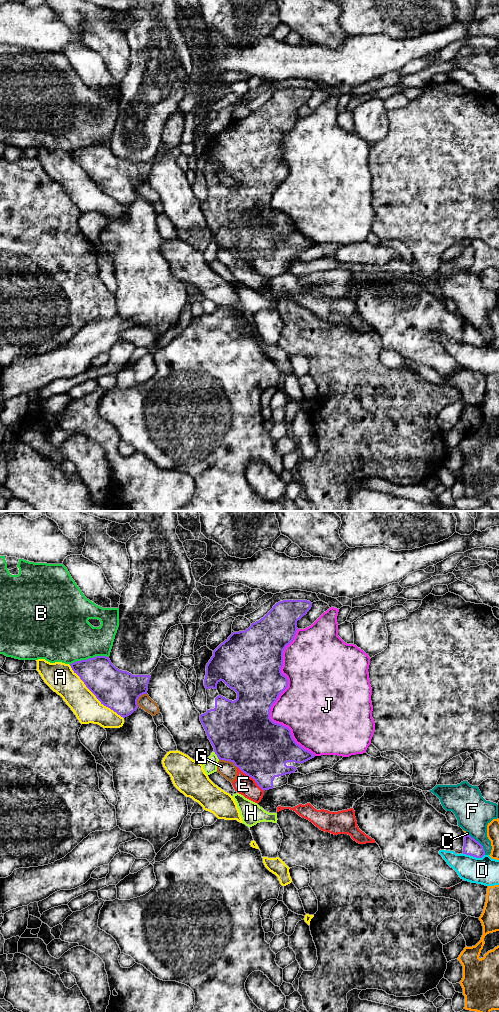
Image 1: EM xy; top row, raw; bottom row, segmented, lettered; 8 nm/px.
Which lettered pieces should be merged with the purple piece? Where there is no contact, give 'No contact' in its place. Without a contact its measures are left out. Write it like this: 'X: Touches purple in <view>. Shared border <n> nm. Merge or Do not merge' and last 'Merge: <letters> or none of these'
A: Touches purple in xy. Shared border 600 nm. Do not merge
B: Touches purple in xy. Shared border 320 nm. Do not merge
C: Touches purple in xy. Shared border 40 nm. Do not merge
D: Touches purple in xy. Shared border 180 nm. Do not merge
E: Touches purple in xy. Shared border 300 nm. Do not merge
F: Touches purple in xy. Shared border 220 nm. Do not merge
G: Touches purple in xy. Shared border 160 nm. Do not merge
H: Touches purple in xy. Shared border 80 nm. Do not merge
J: Touches purple in xy. Shared border 1050 nm. Do not merge
Merge: none of these

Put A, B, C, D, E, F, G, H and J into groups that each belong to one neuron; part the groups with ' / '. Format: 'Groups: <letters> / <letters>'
Groups: A / B / C / D / E G / F / H / J

